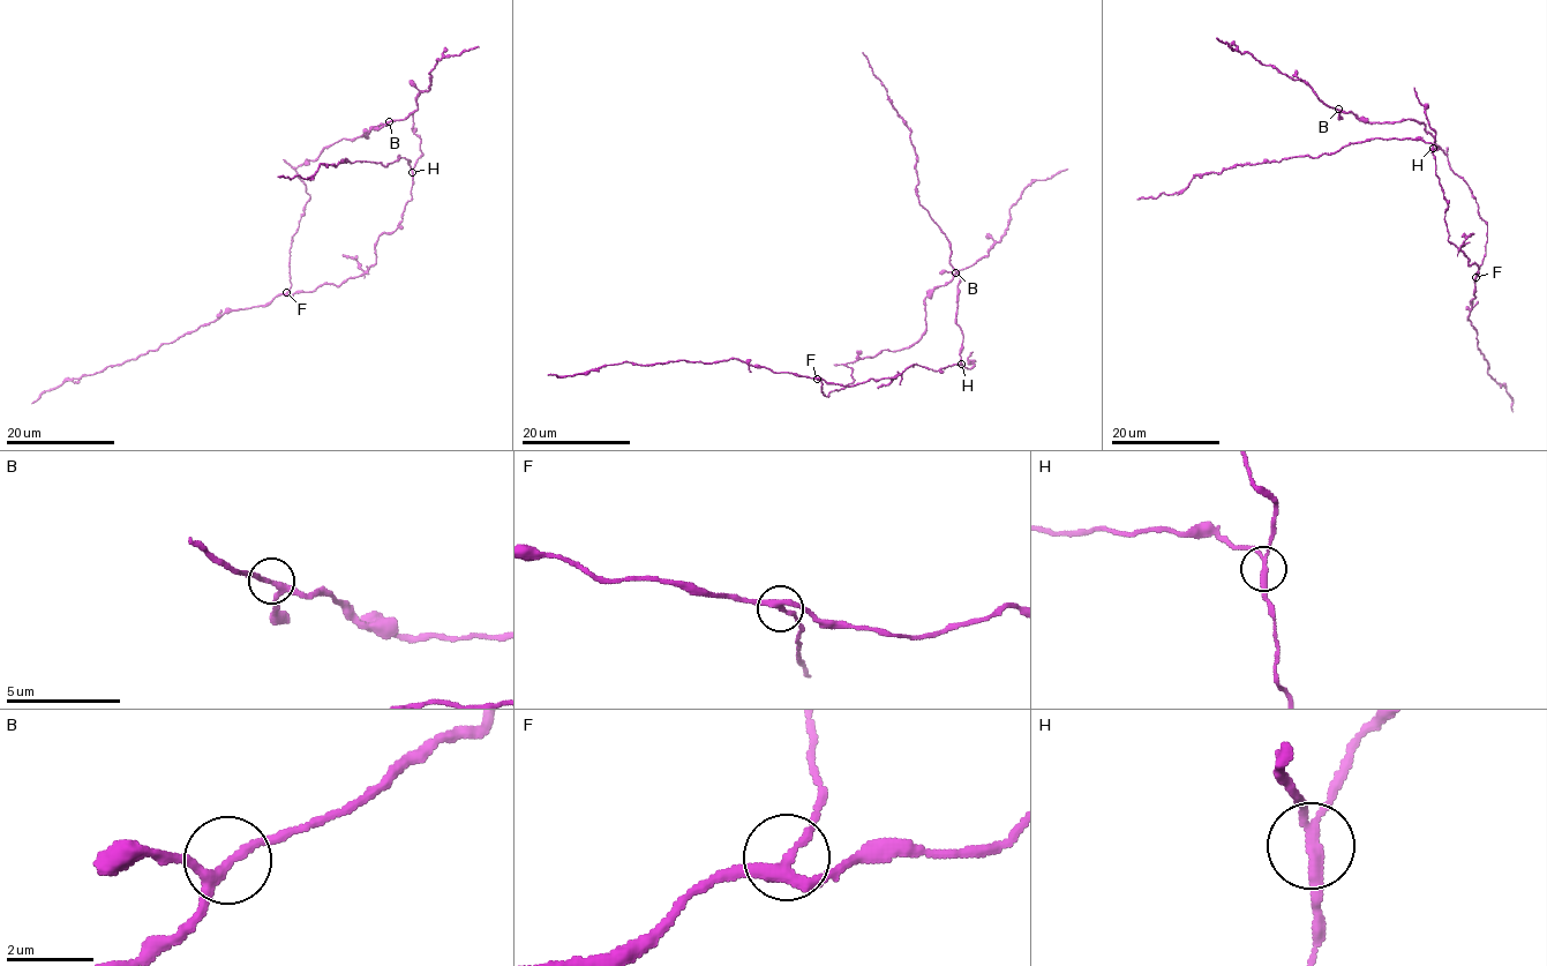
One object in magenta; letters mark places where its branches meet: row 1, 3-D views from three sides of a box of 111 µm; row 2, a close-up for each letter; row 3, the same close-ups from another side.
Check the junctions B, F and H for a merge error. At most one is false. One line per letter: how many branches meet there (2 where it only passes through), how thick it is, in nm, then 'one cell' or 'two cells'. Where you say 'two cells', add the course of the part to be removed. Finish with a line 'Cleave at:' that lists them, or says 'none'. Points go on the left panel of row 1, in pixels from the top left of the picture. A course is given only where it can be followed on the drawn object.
B: 3 | 200 nm | one cell
F: 3 | 240 nm | one cell
H: 3 | 200 nm | two cells | (412, 172), (399, 155), (389, 165), (343, 160), (335, 166), (323, 163), (307, 178), (278, 177)
Cleave at: H

